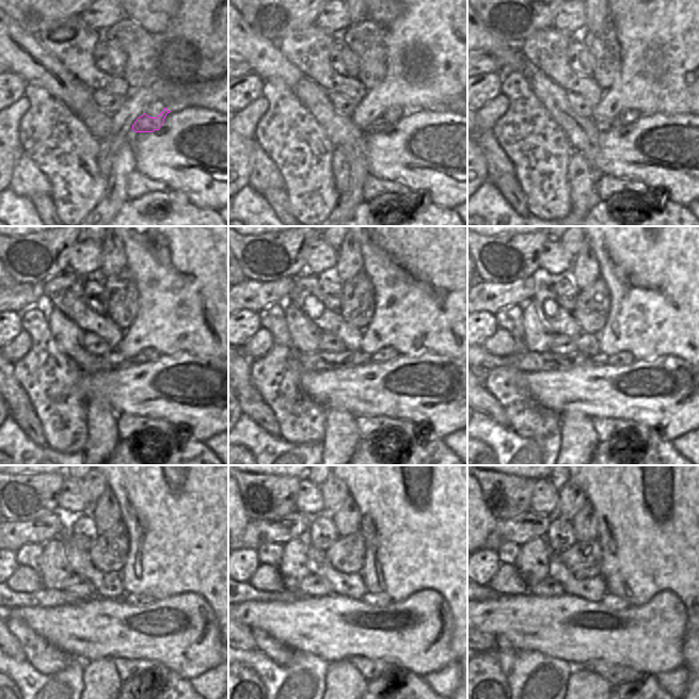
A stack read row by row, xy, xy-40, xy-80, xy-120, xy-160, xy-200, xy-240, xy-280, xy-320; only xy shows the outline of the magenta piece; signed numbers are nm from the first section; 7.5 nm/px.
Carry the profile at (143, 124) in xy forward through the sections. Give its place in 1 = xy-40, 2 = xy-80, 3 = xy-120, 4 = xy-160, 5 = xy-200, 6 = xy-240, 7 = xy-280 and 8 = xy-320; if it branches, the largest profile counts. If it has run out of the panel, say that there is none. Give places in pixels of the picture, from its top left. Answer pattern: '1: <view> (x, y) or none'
1: xy-40 (380, 125)
2: xy-80 (614, 124)
3: xy-120 (112, 360)
4: xy-160 (321, 361)
5: xy-200 (528, 361)
6: xy-240 (44, 598)
7: xy-280 (250, 594)
8: xy-320 (489, 593)

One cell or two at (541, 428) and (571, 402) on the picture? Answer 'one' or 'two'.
two

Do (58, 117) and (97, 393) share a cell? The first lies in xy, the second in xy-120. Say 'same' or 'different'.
different

